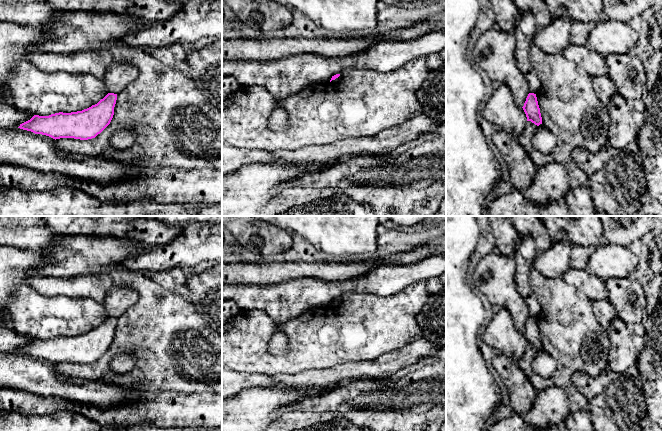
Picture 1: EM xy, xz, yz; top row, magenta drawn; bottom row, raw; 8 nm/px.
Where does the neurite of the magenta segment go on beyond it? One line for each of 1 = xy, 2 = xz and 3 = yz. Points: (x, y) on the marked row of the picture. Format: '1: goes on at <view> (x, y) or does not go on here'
1: does not go on here
2: does not go on here
3: does not go on here

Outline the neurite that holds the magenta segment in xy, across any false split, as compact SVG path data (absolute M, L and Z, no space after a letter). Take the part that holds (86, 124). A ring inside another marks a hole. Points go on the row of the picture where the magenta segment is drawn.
M108 93L97 104L82 111L59 112L49 116L34 115L18 128L46 135L55 140L60 138L92 139L110 124L116 100L117 94Z

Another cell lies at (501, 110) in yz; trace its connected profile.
M505 84L493 90L486 99L482 116L497 129L518 137L527 125L526 114L515 101L509 87Z

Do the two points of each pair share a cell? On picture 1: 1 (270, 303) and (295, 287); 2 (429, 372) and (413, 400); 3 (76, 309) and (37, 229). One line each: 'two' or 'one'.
1: one
2: one
3: two

